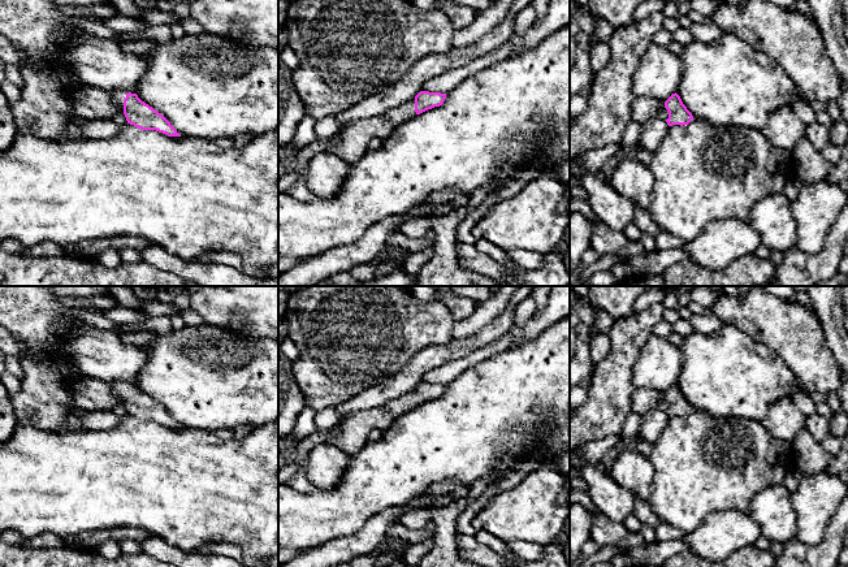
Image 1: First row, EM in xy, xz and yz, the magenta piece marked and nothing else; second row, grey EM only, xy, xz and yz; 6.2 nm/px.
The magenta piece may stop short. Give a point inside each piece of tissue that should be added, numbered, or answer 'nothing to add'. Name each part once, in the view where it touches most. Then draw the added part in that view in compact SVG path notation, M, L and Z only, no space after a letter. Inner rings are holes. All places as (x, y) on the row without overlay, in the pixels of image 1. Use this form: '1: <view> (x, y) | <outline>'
1: xy (117, 386) | M114 381L114 382L111 382L109 385L112 388L112 391L120 399L120 403L124 404L124 391L126 389L127 382L125 382L125 381Z

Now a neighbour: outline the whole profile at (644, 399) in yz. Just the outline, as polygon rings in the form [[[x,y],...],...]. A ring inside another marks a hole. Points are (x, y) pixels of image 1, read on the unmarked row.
[[[639,388],[632,395],[632,412],[644,415],[645,412],[657,408],[661,398],[665,393],[661,393],[649,388]]]

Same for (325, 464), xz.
[[[320,443],[308,454],[307,480],[320,490],[334,488],[347,469],[350,456],[336,446]]]

